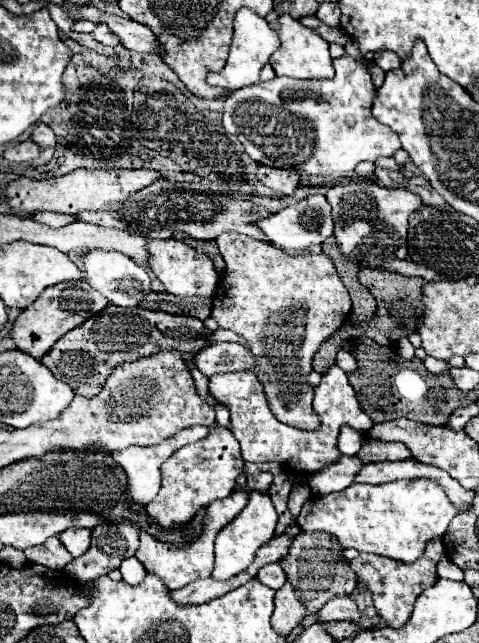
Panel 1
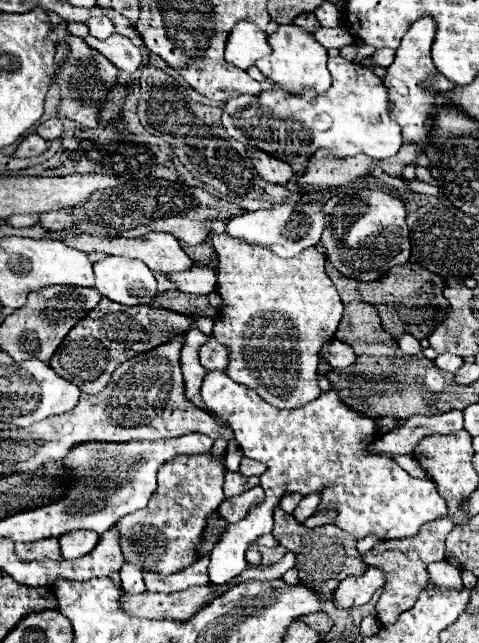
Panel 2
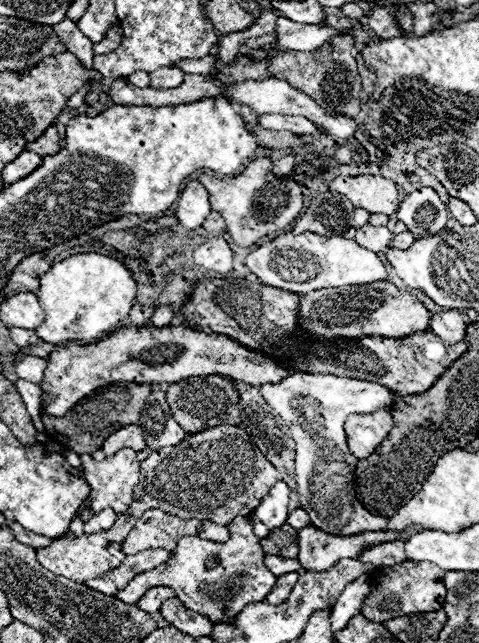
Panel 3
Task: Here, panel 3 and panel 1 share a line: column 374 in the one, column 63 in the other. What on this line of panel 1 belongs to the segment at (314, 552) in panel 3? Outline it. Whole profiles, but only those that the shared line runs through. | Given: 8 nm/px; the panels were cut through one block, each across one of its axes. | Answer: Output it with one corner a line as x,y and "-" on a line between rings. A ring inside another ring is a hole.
70,528
70,530
62,532
58,538
74,558
82,556
90,548
90,530
88,528

